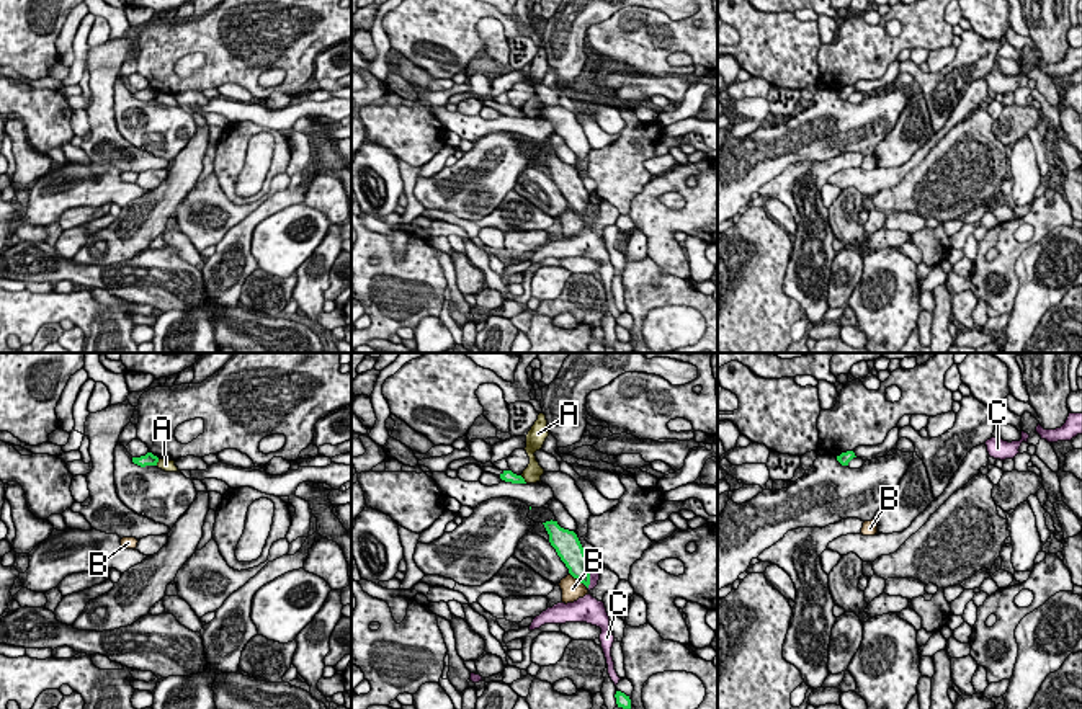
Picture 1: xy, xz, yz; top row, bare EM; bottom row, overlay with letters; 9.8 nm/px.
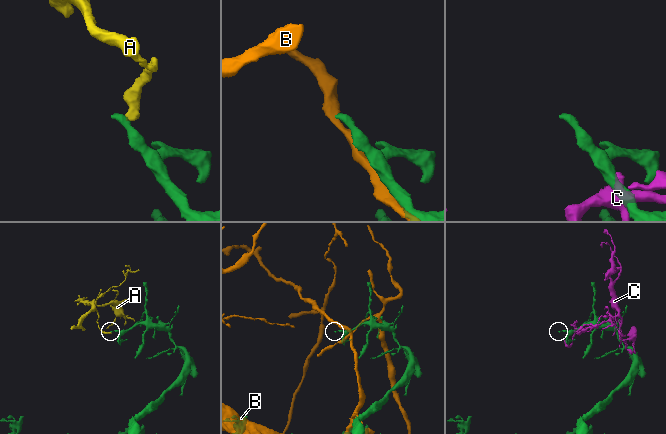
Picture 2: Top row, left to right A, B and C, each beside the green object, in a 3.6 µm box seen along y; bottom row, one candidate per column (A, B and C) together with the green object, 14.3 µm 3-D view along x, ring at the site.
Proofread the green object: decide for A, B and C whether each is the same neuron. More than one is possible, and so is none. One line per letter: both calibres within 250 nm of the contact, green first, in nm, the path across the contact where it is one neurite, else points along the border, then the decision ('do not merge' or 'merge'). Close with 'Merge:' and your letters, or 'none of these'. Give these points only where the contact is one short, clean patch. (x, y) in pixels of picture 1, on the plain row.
A: 120 nm thick on the green side, 180 nm on the other; border along xz (520, 110), (527, 116); do not merge
B: 240 nm thick on the green side, 200 nm on the other; do not merge
C: 220 nm thick on the green side, 100 nm on the other; do not merge
Merge: none of these

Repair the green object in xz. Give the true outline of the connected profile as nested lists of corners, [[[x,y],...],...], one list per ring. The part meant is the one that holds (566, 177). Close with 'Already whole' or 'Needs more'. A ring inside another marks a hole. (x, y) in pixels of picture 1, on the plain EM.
[[[552,154],[543,158],[549,168],[551,180],[556,183],[557,190],[569,203],[569,207],[588,222],[590,193],[585,190],[577,168],[574,165],[561,162],[557,155]]]. Already whole

